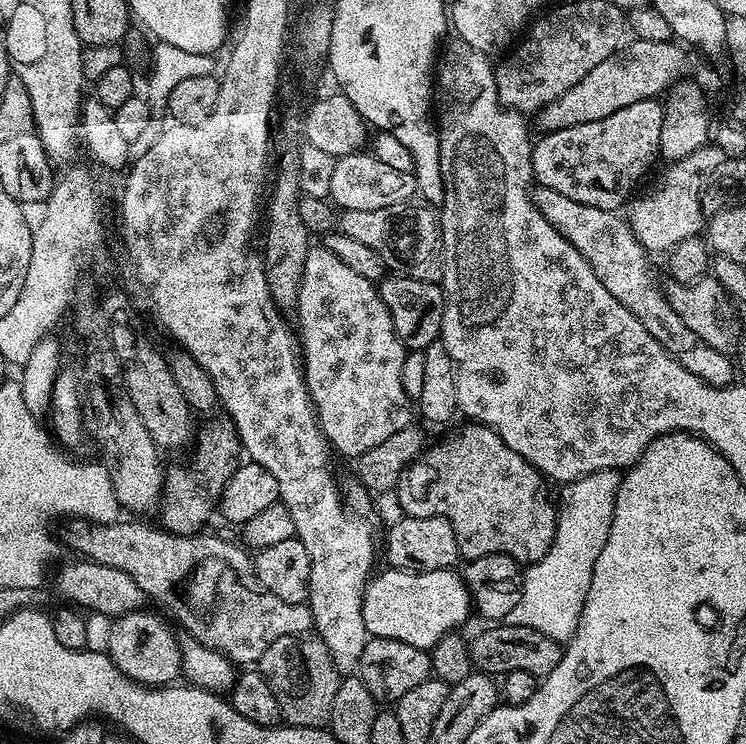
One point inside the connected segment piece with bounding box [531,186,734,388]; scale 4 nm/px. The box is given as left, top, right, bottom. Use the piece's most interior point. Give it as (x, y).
(604, 238)

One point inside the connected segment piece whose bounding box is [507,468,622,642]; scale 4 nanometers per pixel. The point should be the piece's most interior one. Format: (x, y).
(554, 591)

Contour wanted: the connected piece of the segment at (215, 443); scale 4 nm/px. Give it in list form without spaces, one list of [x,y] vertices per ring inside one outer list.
[[[227,418],[216,419],[205,419],[204,429],[195,433],[194,447],[191,449],[192,465],[189,468],[167,469],[158,517],[160,516],[159,523],[164,531],[173,532],[176,536],[197,535],[203,529],[200,527],[211,518],[212,512],[214,516],[222,490],[241,459],[239,456],[242,456],[242,445],[235,424]]]

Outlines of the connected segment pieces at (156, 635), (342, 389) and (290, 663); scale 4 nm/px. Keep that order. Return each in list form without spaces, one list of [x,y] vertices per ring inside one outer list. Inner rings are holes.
[[[148,611],[131,612],[111,621],[107,654],[114,662],[114,666],[118,666],[118,670],[126,674],[126,678],[149,686],[167,686],[181,675],[181,641],[176,640],[175,634],[168,629],[167,619],[164,621],[162,617]]]
[[[309,247],[306,266],[302,270],[302,286],[298,290],[298,302],[294,309],[295,316],[298,343],[302,349],[304,380],[316,408],[316,421],[337,453],[340,451],[349,458],[361,456],[373,446],[386,442],[390,434],[398,434],[398,430],[413,423],[414,404],[406,390],[402,390],[402,362],[406,349],[394,330],[394,322],[390,322],[390,312],[386,310],[373,281],[350,270],[350,266],[334,258],[328,248]]]
[[[308,634],[278,638],[278,642],[271,644],[258,661],[258,670],[266,682],[270,682],[274,698],[278,698],[285,725],[294,728],[324,728],[327,725],[342,673],[334,666],[328,647],[320,639]]]

